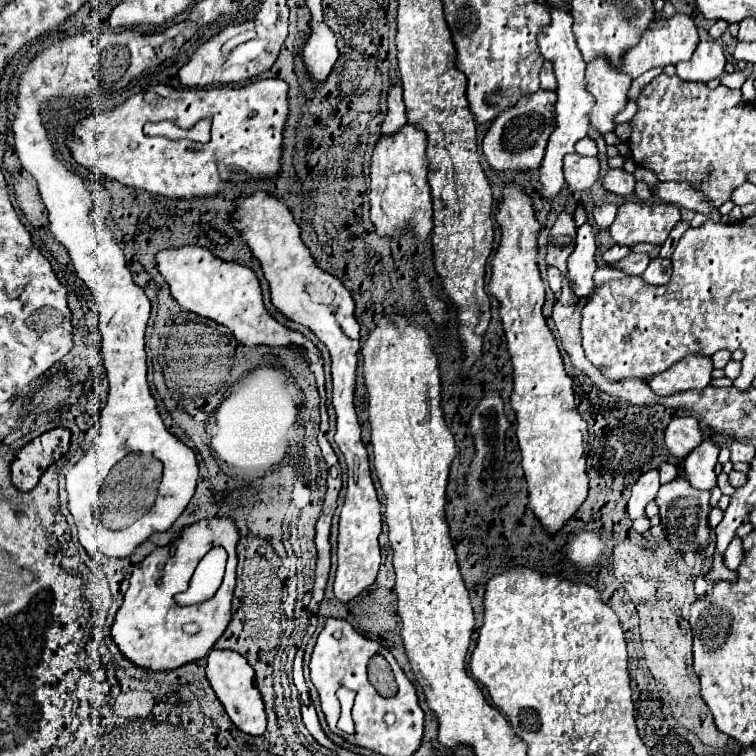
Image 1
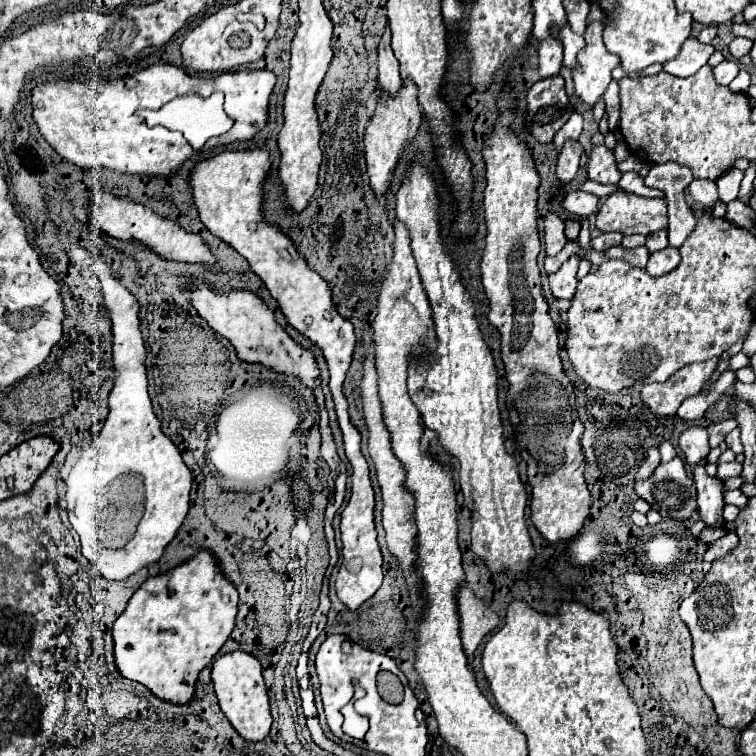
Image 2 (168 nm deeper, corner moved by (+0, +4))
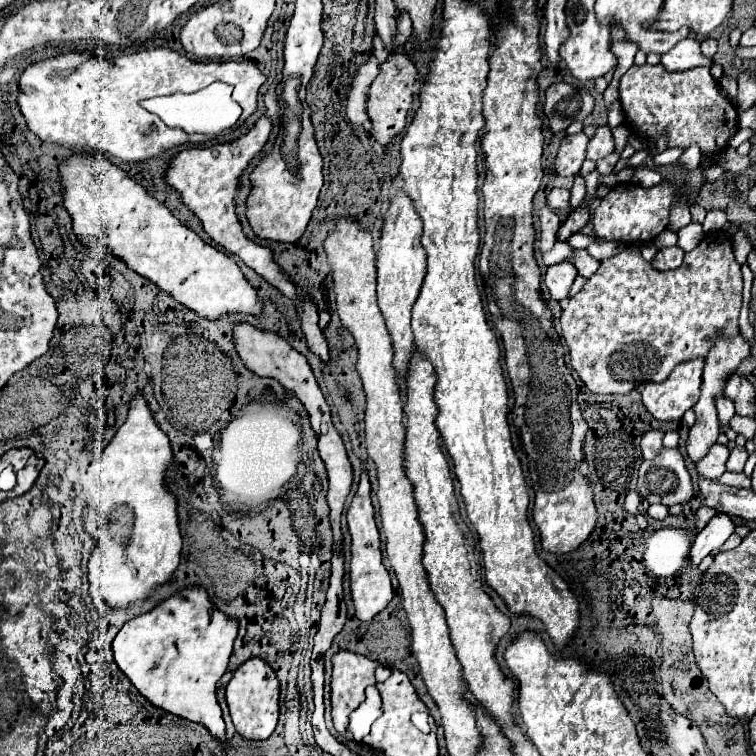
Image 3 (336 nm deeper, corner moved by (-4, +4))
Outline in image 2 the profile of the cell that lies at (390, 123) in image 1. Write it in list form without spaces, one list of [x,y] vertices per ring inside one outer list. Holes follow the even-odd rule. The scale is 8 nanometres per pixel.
[[[388,25],[384,29],[380,45],[378,45],[378,81],[380,81],[380,87],[384,91],[388,91],[390,95],[396,95],[400,85],[402,85],[402,79],[400,79],[400,73],[398,73],[398,59],[394,57],[392,47],[390,47]]]

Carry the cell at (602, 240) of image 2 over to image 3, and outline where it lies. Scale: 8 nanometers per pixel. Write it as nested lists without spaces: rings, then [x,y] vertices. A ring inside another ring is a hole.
[[[574,233],[568,243],[574,243],[574,249],[588,249],[590,243],[604,243],[602,239],[594,237],[594,235],[584,235],[584,233]]]

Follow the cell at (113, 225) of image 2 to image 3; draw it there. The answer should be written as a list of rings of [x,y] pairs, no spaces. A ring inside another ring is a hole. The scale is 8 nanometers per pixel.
[[[72,155],[60,165],[60,175],[64,207],[72,215],[74,233],[84,245],[106,245],[138,275],[148,277],[178,303],[206,319],[218,319],[226,311],[260,313],[262,305],[256,299],[256,291],[244,279],[240,267],[184,227],[120,167],[108,159]]]

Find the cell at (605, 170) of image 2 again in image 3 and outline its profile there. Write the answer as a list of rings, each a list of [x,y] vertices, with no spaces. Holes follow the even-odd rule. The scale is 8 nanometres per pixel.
[[[604,125],[604,127],[598,127],[598,129],[596,129],[596,135],[590,139],[588,159],[598,161],[598,159],[608,157],[610,153],[614,153],[614,139],[612,139],[610,129]]]

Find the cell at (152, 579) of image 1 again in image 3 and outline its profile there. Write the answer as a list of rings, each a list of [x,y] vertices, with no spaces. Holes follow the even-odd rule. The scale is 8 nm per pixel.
[[[188,585],[160,601],[152,611],[124,623],[112,643],[114,661],[152,705],[202,723],[212,735],[224,739],[216,683],[226,671],[236,633],[238,619],[222,613],[210,601],[206,587]]]

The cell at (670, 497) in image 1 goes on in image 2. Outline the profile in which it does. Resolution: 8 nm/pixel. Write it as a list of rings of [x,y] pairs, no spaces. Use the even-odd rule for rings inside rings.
[[[674,457],[668,463],[660,463],[650,479],[638,479],[634,491],[662,517],[688,521],[688,517],[696,511],[694,481],[680,457]]]

